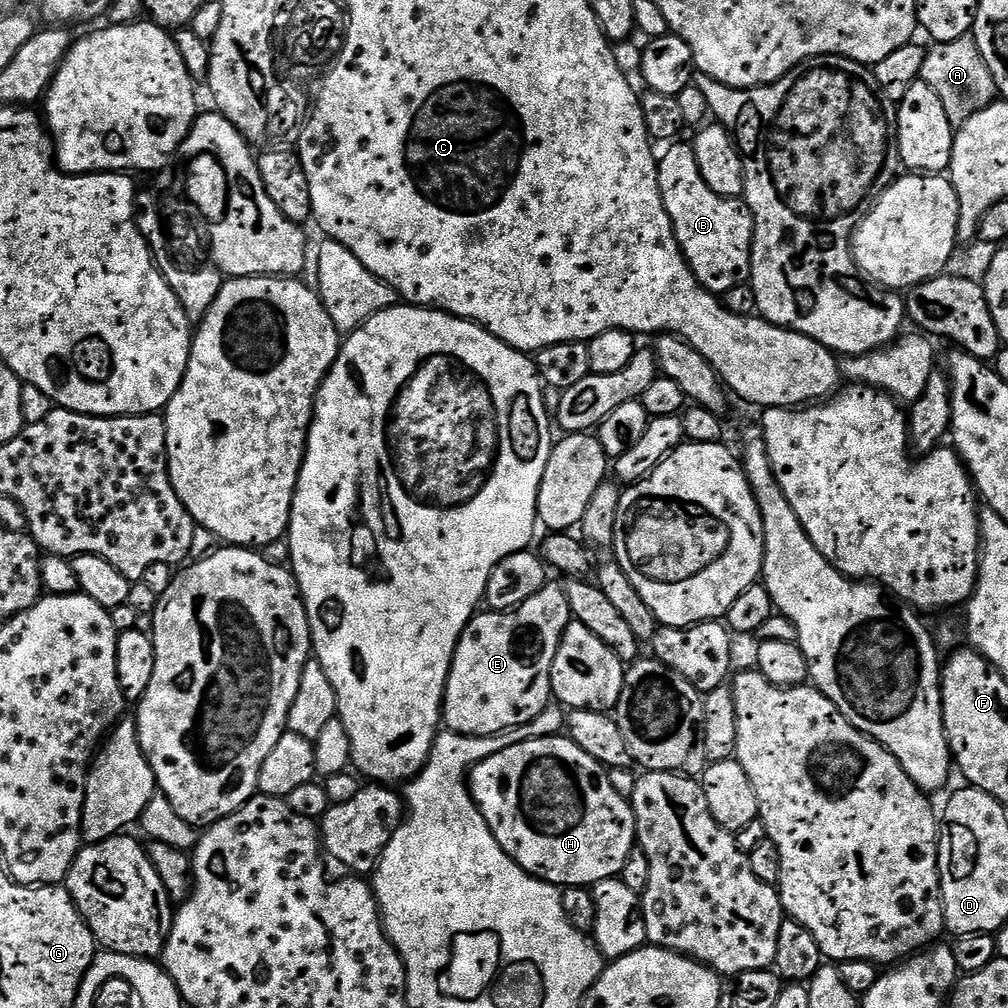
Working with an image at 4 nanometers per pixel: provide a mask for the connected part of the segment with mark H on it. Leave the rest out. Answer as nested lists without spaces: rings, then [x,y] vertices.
[[[537,734],[473,764],[470,791],[476,808],[486,818],[494,838],[498,838],[498,846],[506,850],[510,859],[532,876],[561,889],[587,888],[603,880],[617,879],[624,871],[626,858],[638,844],[631,803],[610,786],[608,769],[564,734]]]

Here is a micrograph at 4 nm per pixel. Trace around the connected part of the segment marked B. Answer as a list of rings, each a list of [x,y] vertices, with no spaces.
[[[672,142],[659,157],[658,186],[662,194],[662,202],[666,206],[666,214],[670,214],[670,222],[674,234],[678,238],[680,248],[688,260],[688,266],[696,275],[697,282],[707,292],[723,294],[734,286],[745,283],[752,274],[752,239],[754,226],[752,211],[743,199],[731,196],[719,196],[706,186],[702,174],[698,170],[698,158],[694,154],[691,143]]]

